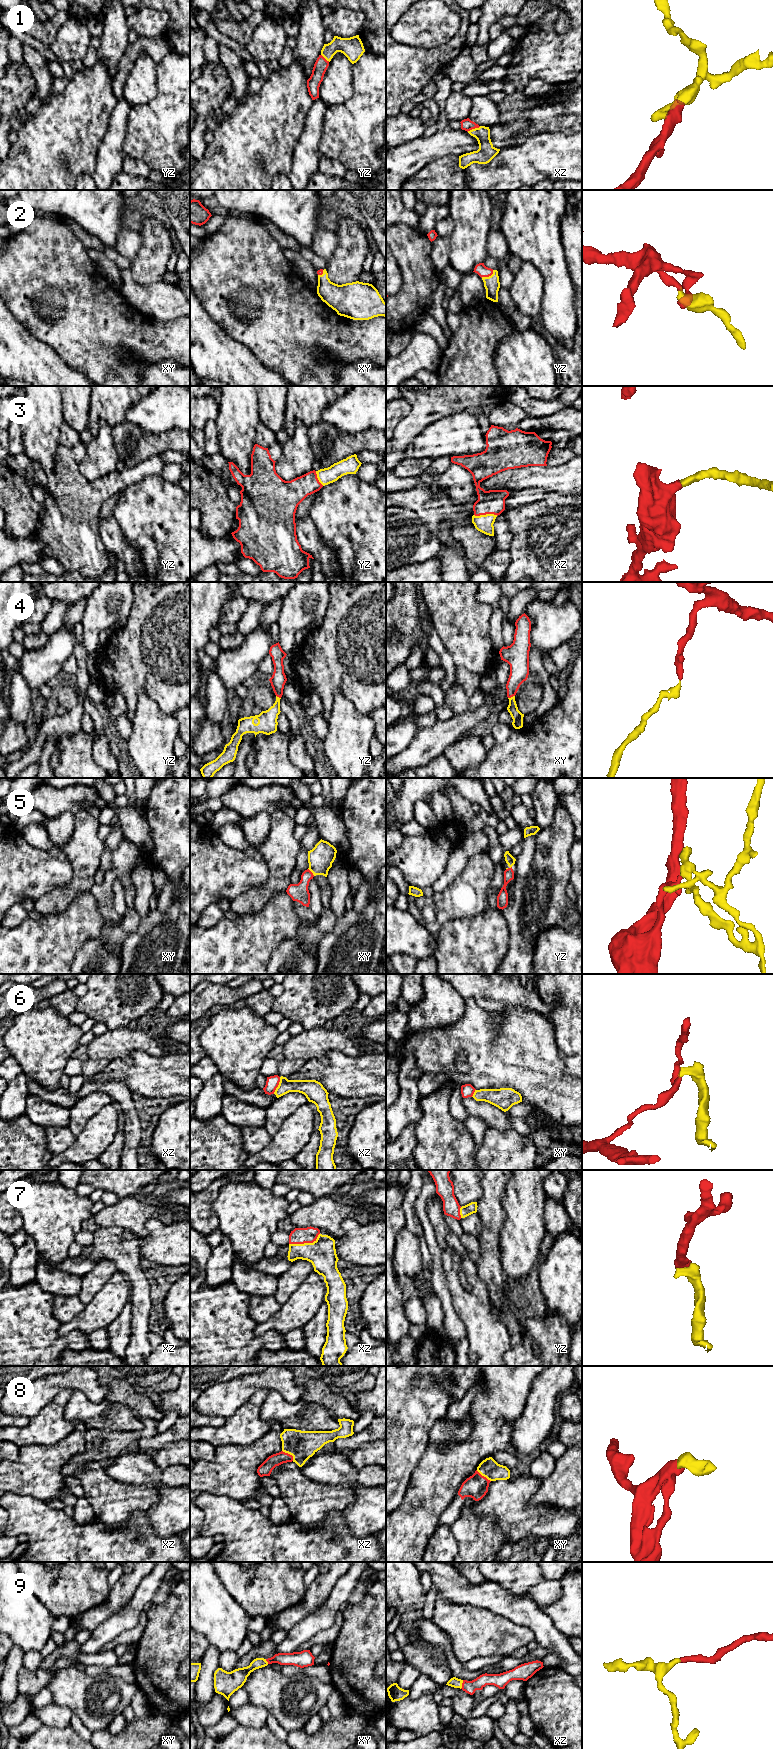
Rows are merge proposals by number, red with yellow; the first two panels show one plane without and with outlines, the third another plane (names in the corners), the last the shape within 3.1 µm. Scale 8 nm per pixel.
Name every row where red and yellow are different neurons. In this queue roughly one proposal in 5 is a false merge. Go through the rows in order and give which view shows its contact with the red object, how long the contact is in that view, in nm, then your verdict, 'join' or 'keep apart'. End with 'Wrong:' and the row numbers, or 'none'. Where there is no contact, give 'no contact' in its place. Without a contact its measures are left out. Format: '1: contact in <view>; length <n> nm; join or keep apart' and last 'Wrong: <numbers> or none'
1: contact in xz; length 120 nm; join
2: contact in yz; length 120 nm; join
3: contact in xz; length 190 nm; join
4: contact in xy; length 60 nm; join
5: contact in xy; length 80 nm; join
6: contact in xz; length 150 nm; keep apart
7: contact in xz; length 260 nm; join
8: contact in xz; length 130 nm; join
9: contact in xz; length 80 nm; join
Wrong: 6

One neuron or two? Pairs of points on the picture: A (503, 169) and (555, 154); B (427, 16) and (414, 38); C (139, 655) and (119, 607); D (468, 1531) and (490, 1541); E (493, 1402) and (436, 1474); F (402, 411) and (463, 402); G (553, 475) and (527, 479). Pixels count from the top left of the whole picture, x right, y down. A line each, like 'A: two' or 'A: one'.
A: one
B: one
C: two
D: one
E: one
F: two
G: one

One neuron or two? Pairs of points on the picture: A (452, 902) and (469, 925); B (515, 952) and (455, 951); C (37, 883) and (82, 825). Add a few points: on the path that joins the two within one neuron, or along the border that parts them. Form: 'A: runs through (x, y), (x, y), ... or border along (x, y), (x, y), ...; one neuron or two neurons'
A: border along (486, 909), (475, 916), (451, 919), (442, 927); two neurons
B: border along (508, 929), (508, 949), (500, 963); two neurons
C: border along (67, 862), (72, 871), (72, 879), (62, 885); two neurons

